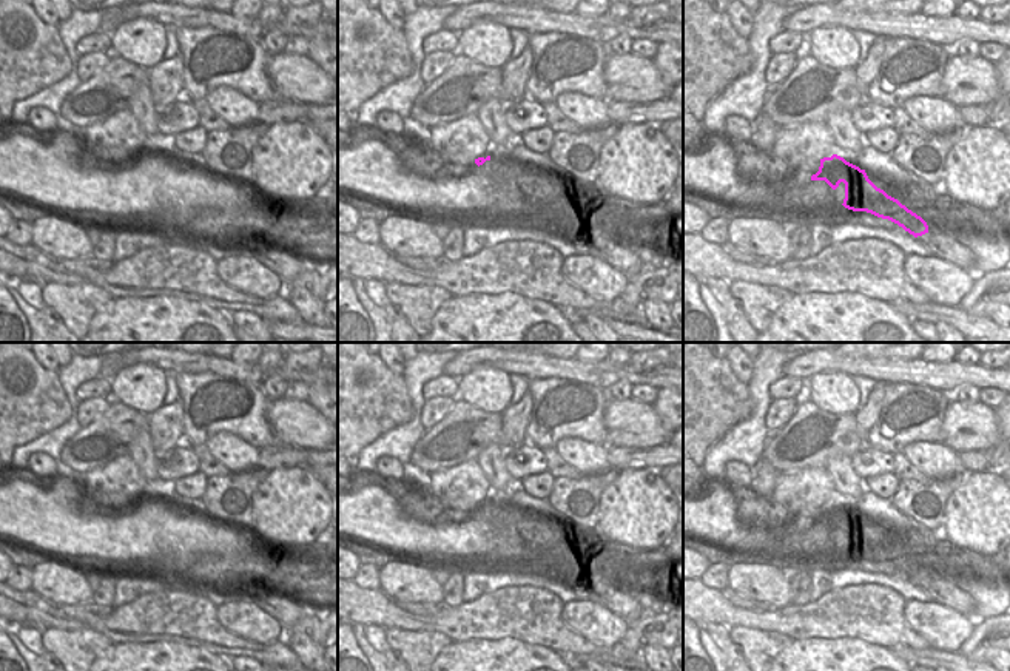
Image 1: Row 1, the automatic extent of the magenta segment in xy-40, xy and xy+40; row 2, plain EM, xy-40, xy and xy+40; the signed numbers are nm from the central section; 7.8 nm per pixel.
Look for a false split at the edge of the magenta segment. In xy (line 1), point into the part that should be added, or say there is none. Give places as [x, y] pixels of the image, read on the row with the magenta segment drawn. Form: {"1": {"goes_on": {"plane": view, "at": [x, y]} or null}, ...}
{"1": {"goes_on": null}}

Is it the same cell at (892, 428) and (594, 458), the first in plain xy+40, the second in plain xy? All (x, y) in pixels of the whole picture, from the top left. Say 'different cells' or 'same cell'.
different cells

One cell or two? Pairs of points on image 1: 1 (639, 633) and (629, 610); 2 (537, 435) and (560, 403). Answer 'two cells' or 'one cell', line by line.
1: two cells
2: one cell

